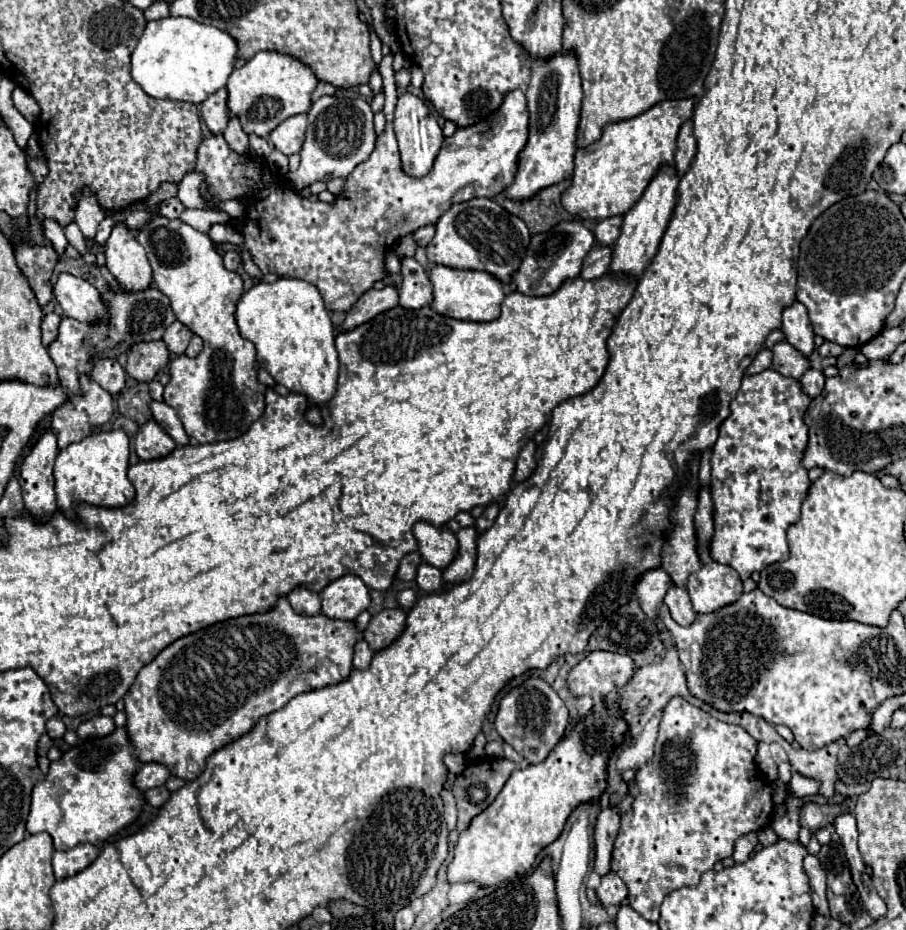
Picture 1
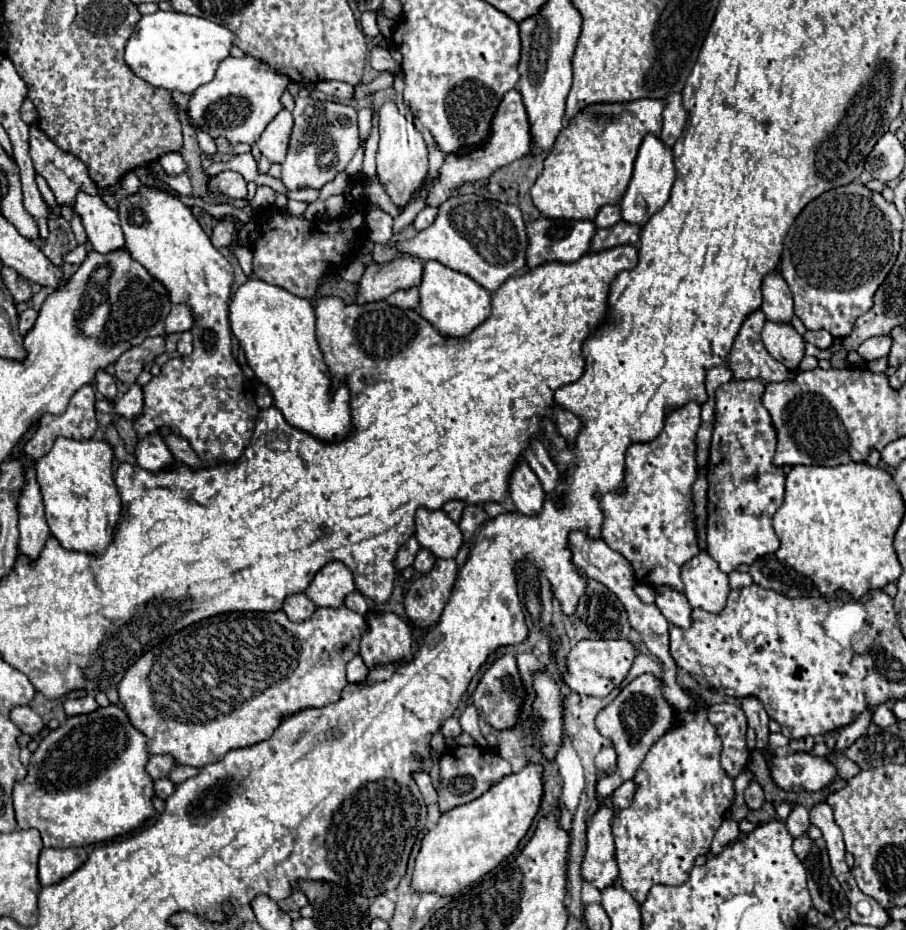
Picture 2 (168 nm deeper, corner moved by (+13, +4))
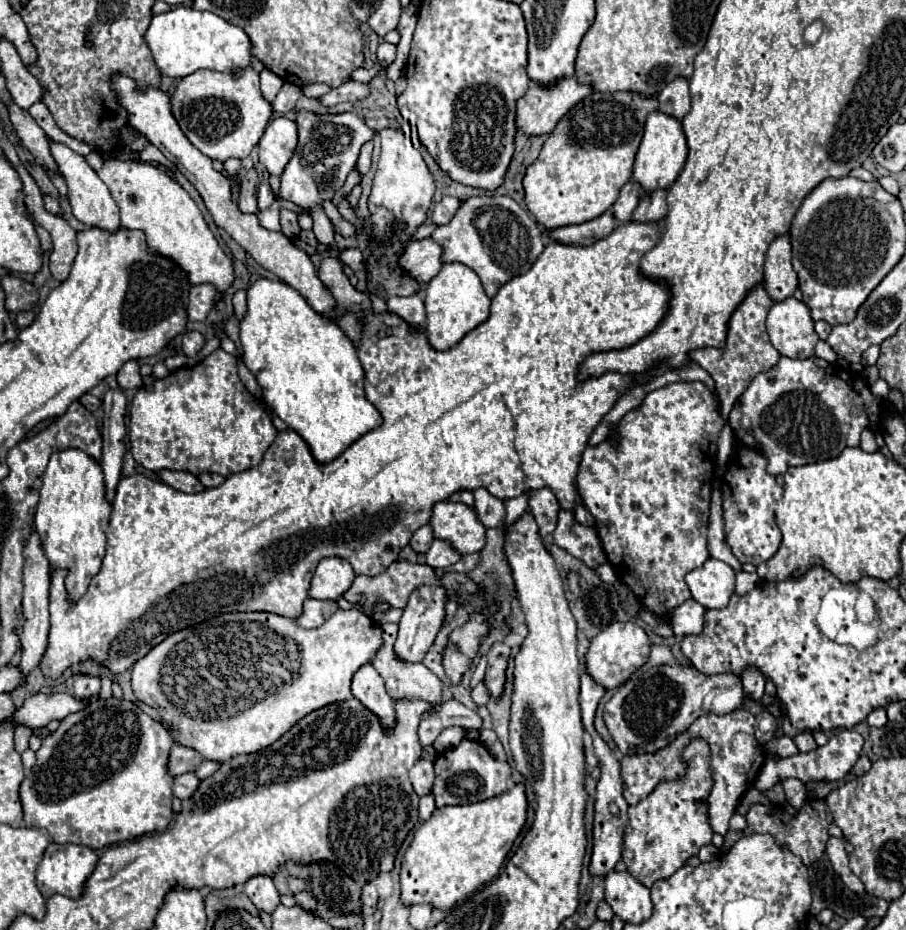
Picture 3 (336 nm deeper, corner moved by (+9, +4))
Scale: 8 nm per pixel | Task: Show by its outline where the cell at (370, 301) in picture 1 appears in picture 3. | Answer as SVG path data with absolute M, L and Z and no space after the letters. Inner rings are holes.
M431 238L411 242L399 256L399 268L425 286L441 270L441 246Z

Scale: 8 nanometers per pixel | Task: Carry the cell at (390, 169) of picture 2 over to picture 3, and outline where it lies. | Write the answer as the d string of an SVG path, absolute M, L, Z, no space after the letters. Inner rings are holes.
M383 128L379 134L381 158L369 196L369 210L371 222L375 224L375 234L371 234L373 240L369 244L369 250L373 250L373 254L369 258L371 278L367 280L367 290L383 300L389 300L391 296L409 296L419 292L419 284L403 274L403 270L397 266L397 258L403 250L401 242L425 222L427 210L433 200L435 184L421 152L413 146L411 138L405 136L401 128Z

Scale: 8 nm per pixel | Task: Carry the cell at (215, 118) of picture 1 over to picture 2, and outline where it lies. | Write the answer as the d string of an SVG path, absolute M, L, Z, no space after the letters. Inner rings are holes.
M197 132L197 140L199 140L199 146L201 146L201 150L203 150L203 154L207 158L213 158L217 154L217 146L215 146L215 142L213 142L213 138L209 134Z

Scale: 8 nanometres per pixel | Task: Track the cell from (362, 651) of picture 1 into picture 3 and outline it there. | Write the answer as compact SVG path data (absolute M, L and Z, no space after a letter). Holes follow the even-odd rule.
M371 664L361 666L353 674L351 692L363 706L367 706L373 714L379 716L383 726L393 726L395 724L393 700L385 690L383 678L375 672L375 668Z

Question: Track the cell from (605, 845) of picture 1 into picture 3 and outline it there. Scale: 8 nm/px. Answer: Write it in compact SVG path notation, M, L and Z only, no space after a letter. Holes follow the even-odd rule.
M663 664L619 686L615 696L605 704L603 722L623 756L625 752L657 752L665 748L665 744L671 744L699 716L707 712L727 714L743 706L743 700L741 678L735 674L705 676L695 668Z

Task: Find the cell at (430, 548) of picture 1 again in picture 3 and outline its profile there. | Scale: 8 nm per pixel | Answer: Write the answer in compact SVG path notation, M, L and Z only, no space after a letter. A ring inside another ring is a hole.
M437 502L429 520L433 536L447 540L459 554L479 552L485 546L485 526L477 520L471 506L455 502Z

